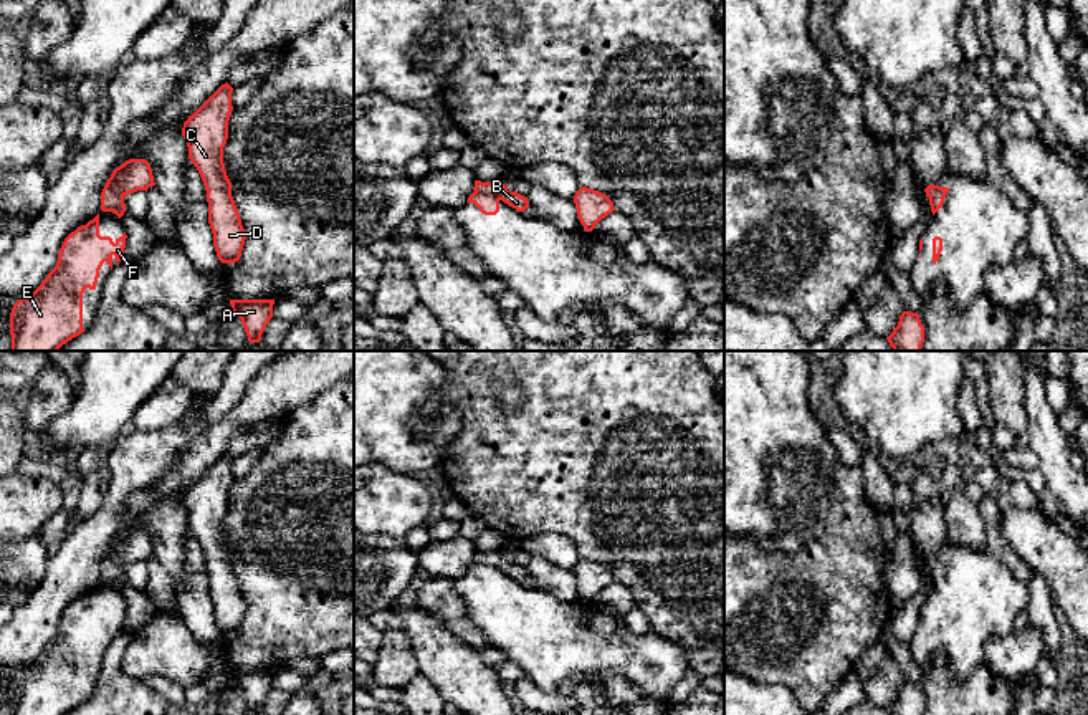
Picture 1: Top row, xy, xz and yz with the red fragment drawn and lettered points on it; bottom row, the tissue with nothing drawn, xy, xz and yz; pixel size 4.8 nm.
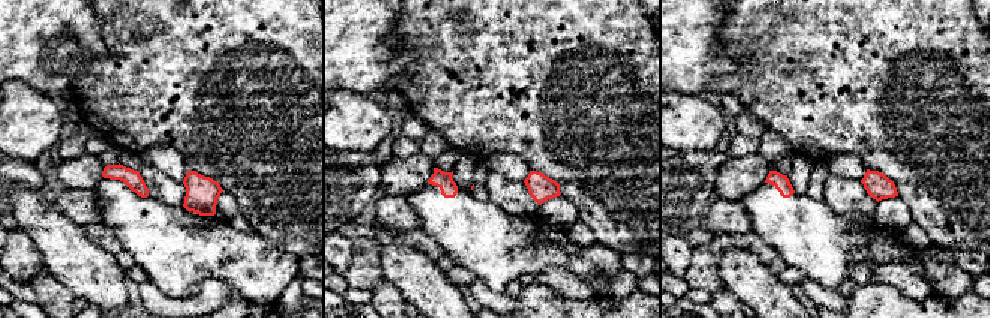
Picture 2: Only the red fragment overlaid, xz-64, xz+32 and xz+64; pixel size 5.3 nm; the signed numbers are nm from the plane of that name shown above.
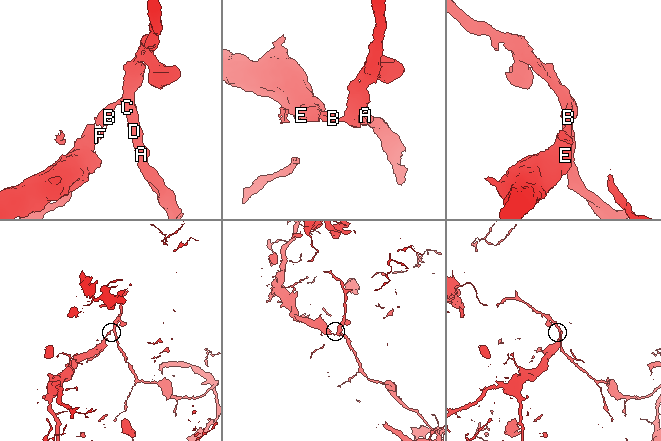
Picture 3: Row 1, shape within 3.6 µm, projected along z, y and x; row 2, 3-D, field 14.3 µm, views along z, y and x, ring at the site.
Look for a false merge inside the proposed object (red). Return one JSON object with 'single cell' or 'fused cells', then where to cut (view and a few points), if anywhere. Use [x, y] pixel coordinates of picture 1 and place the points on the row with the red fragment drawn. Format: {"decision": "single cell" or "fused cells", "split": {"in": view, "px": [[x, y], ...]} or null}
{"decision": "fused cells", "split": {"in": "xz", "px": [[475, 191], [493, 194], [500, 199]]}}

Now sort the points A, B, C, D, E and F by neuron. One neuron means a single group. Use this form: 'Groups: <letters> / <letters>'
Groups: A B C D / E F

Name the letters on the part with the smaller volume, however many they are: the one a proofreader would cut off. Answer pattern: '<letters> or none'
A, B, C, D

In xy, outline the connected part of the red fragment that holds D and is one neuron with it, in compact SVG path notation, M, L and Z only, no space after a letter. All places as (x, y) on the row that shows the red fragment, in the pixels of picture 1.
M228 83L222 84L188 116L182 127L188 159L197 167L207 190L208 223L222 263L238 262L246 238L223 164L223 147L233 111L231 93L233 88Z

